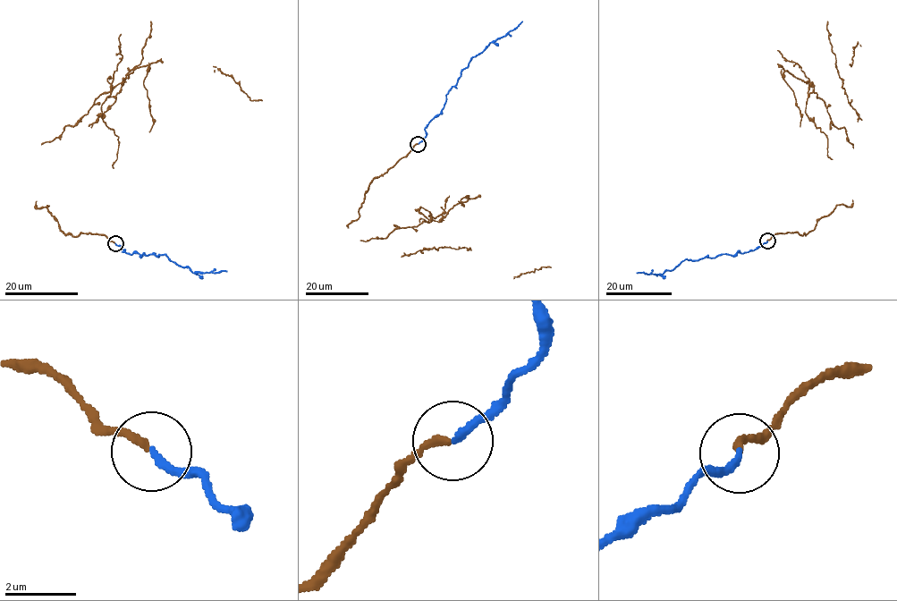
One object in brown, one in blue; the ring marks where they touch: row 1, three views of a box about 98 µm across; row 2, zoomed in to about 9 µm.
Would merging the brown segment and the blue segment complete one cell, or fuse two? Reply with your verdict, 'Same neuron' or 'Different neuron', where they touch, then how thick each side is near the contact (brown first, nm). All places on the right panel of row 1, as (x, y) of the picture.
Different neuron. Place: (767, 241). Thickness 200 nm (brown) against 200 nm

